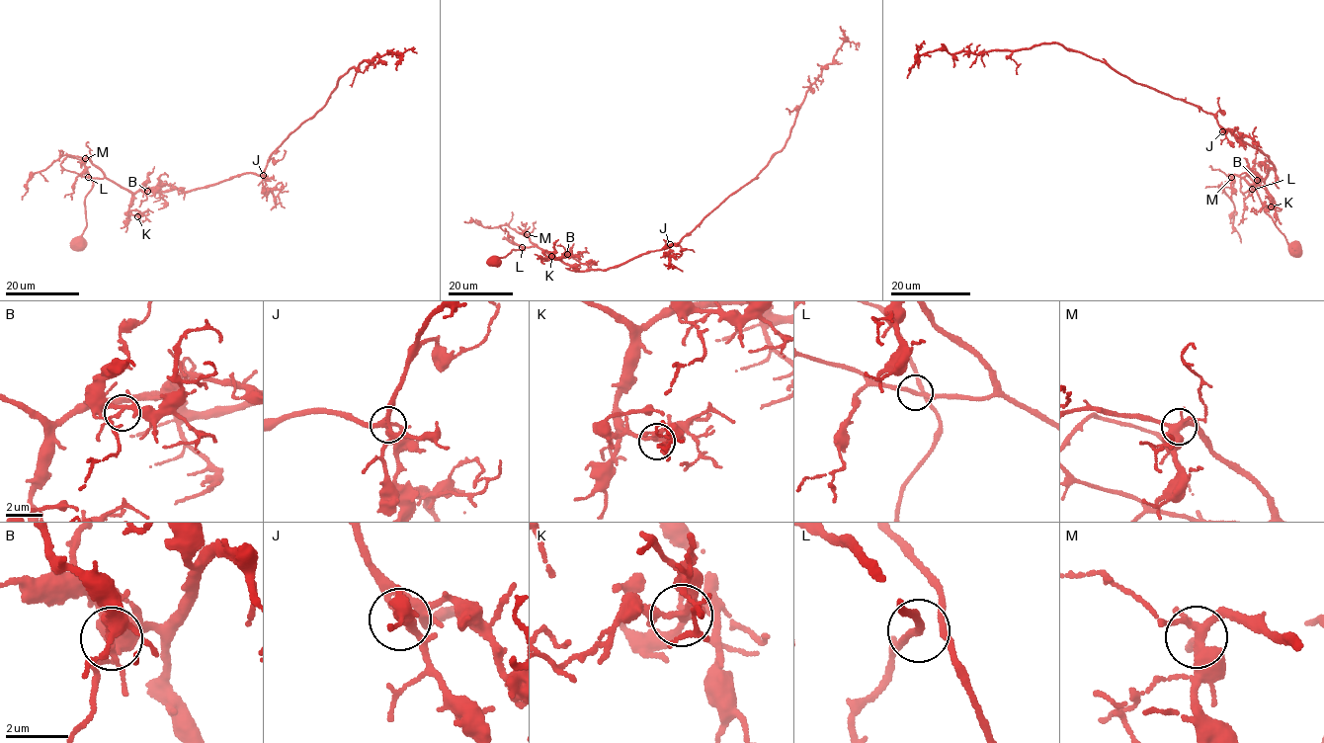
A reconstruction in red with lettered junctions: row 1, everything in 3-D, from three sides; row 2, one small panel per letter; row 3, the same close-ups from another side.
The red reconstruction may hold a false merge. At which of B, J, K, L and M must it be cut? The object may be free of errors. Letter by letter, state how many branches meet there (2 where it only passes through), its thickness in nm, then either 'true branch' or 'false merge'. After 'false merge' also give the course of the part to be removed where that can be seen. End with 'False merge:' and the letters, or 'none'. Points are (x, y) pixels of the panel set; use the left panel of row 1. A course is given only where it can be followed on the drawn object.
B: 4 | 180 nm | true branch
J: 4 | 170 nm | true branch
K: 4 | 240 nm | true branch
L: 4 | 180 nm | true branch
M: 4 | 360 nm | true branch
False merge: none

